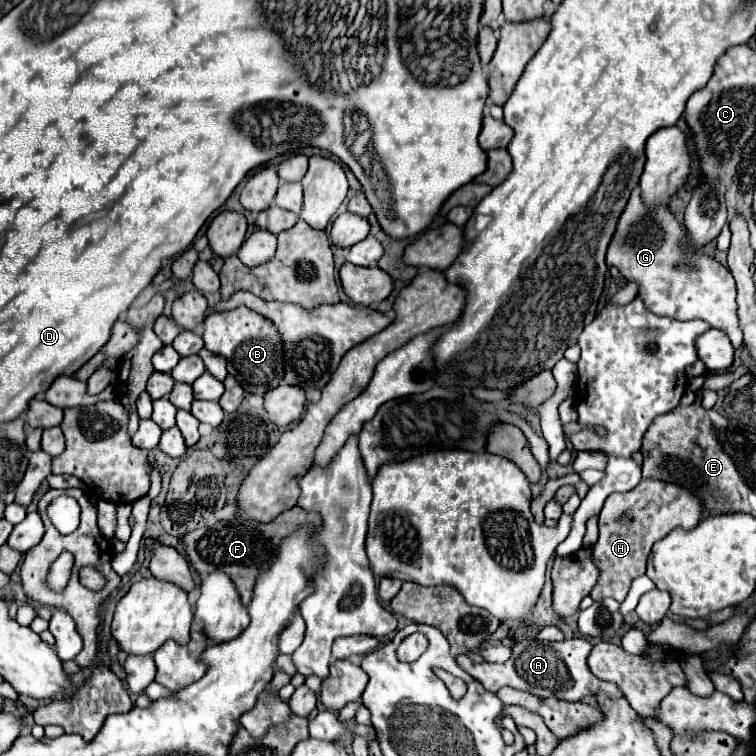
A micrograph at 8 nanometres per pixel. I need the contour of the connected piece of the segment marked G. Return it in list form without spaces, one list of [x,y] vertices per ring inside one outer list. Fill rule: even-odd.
[[[635,187],[619,223],[617,223],[617,231],[615,231],[615,237],[609,245],[609,251],[607,251],[607,265],[613,267],[617,265],[617,269],[621,271],[621,275],[627,279],[627,281],[637,281],[639,283],[639,297],[645,301],[645,305],[657,313],[657,315],[665,315],[665,317],[673,317],[673,319],[681,319],[681,321],[687,321],[687,319],[703,319],[707,321],[711,327],[715,329],[721,329],[729,335],[731,343],[735,349],[741,349],[743,345],[743,339],[741,339],[741,329],[739,329],[739,323],[737,323],[737,287],[735,287],[735,279],[731,275],[731,271],[727,267],[723,267],[721,263],[717,263],[715,259],[711,257],[705,257],[705,255],[689,255],[689,247],[685,245],[685,227],[673,217],[673,213],[663,207],[663,209],[657,209],[655,213],[647,211],[647,207],[641,203],[641,193],[639,193],[639,187]],[[679,263],[687,263],[687,265],[693,265],[697,267],[695,273],[689,273],[689,271],[683,271],[683,269],[677,269]]]

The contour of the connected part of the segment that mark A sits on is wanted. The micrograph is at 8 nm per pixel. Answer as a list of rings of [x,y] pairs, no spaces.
[[[537,639],[517,641],[511,649],[511,657],[505,663],[473,663],[467,655],[455,657],[457,665],[467,671],[471,677],[483,683],[483,687],[491,693],[497,693],[501,687],[515,687],[529,691],[537,697],[557,697],[565,701],[583,701],[605,693],[609,699],[623,697],[621,689],[615,683],[597,679],[589,667],[587,657],[591,651],[591,643],[587,639],[565,639],[559,643],[543,643]]]

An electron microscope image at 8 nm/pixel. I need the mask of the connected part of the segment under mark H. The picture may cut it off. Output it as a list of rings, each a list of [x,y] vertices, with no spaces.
[[[643,479],[635,489],[625,493],[613,493],[607,497],[599,515],[599,541],[593,547],[593,563],[599,569],[599,579],[589,593],[595,601],[613,597],[619,603],[627,597],[629,585],[635,577],[645,575],[647,557],[655,541],[663,539],[675,527],[693,529],[701,519],[701,503],[673,487],[673,483],[659,483],[657,479]]]

